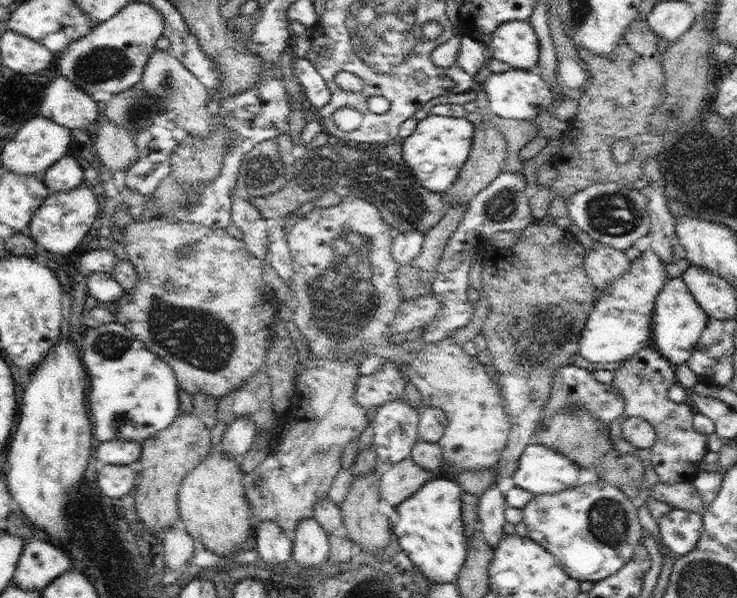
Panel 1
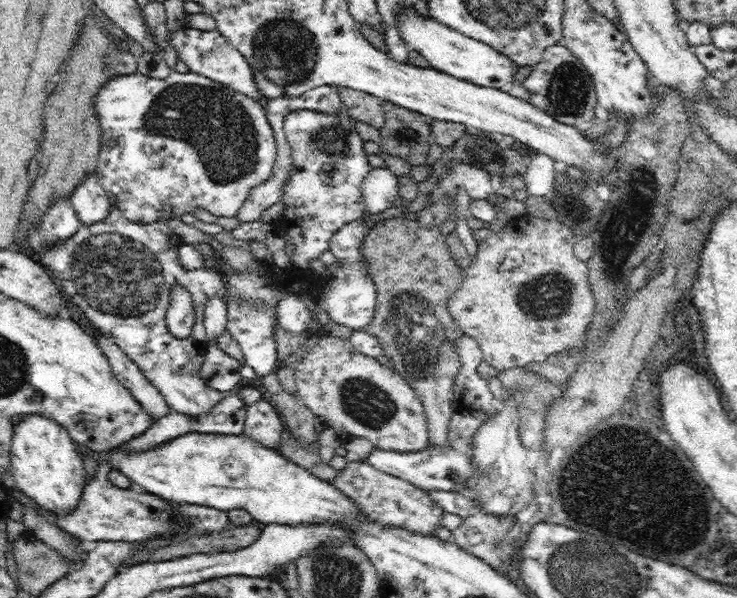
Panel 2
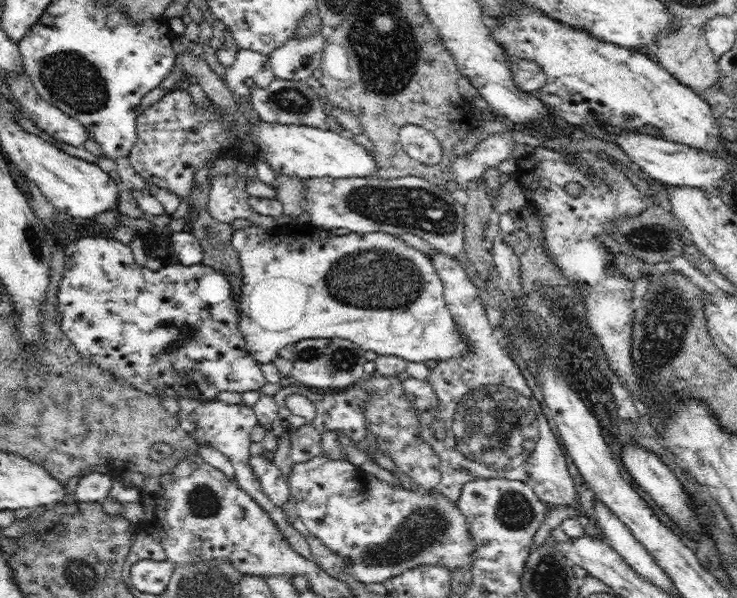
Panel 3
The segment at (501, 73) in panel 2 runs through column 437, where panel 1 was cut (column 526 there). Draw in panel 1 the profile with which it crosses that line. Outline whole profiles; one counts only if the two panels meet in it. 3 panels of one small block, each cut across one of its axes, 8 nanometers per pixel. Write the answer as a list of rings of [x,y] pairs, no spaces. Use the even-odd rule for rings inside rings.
[[[520,19],[500,23],[492,33],[492,57],[509,63],[511,68],[537,70],[540,42],[528,21]]]

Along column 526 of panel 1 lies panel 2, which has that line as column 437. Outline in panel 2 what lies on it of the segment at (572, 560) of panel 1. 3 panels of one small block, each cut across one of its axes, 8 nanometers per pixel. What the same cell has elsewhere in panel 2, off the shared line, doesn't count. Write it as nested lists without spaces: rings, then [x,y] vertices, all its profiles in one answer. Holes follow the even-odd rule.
[[[349,457],[346,468],[337,471],[333,485],[359,506],[367,518],[385,526],[397,526],[416,534],[436,536],[444,509],[426,495],[426,491],[408,481],[374,469],[368,461]]]

